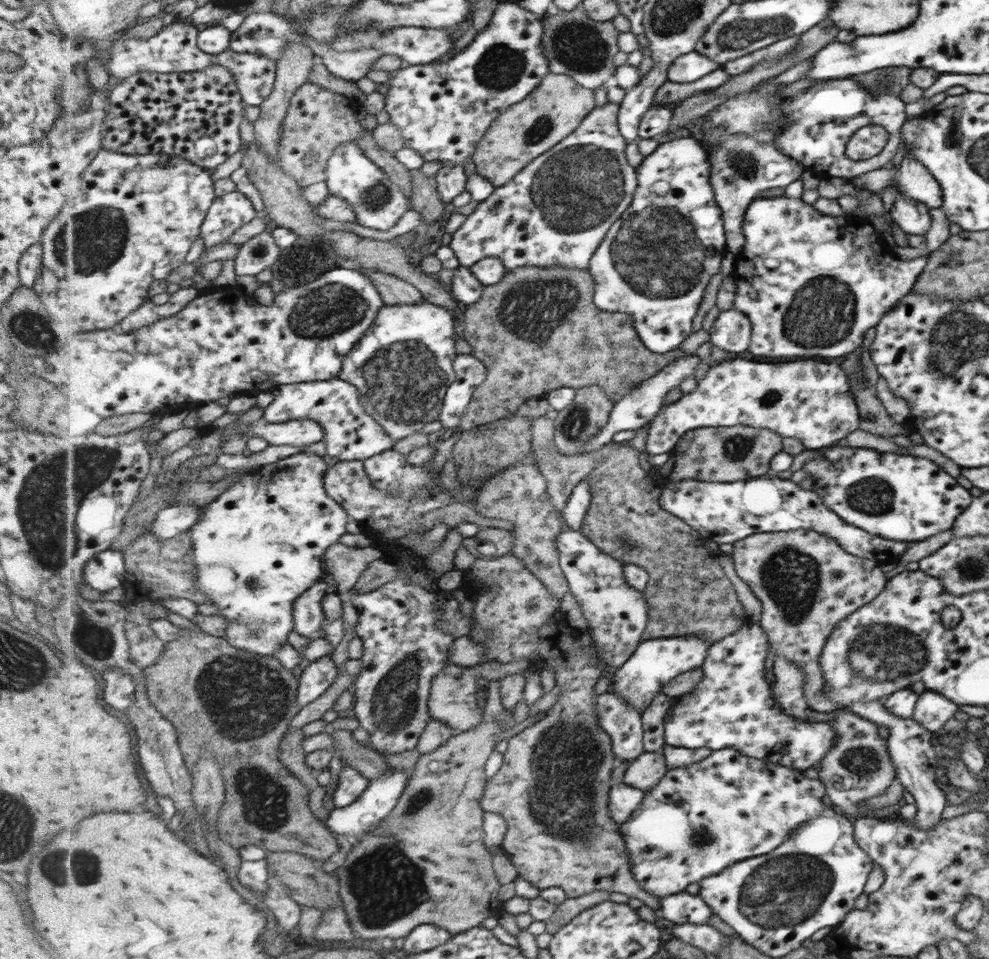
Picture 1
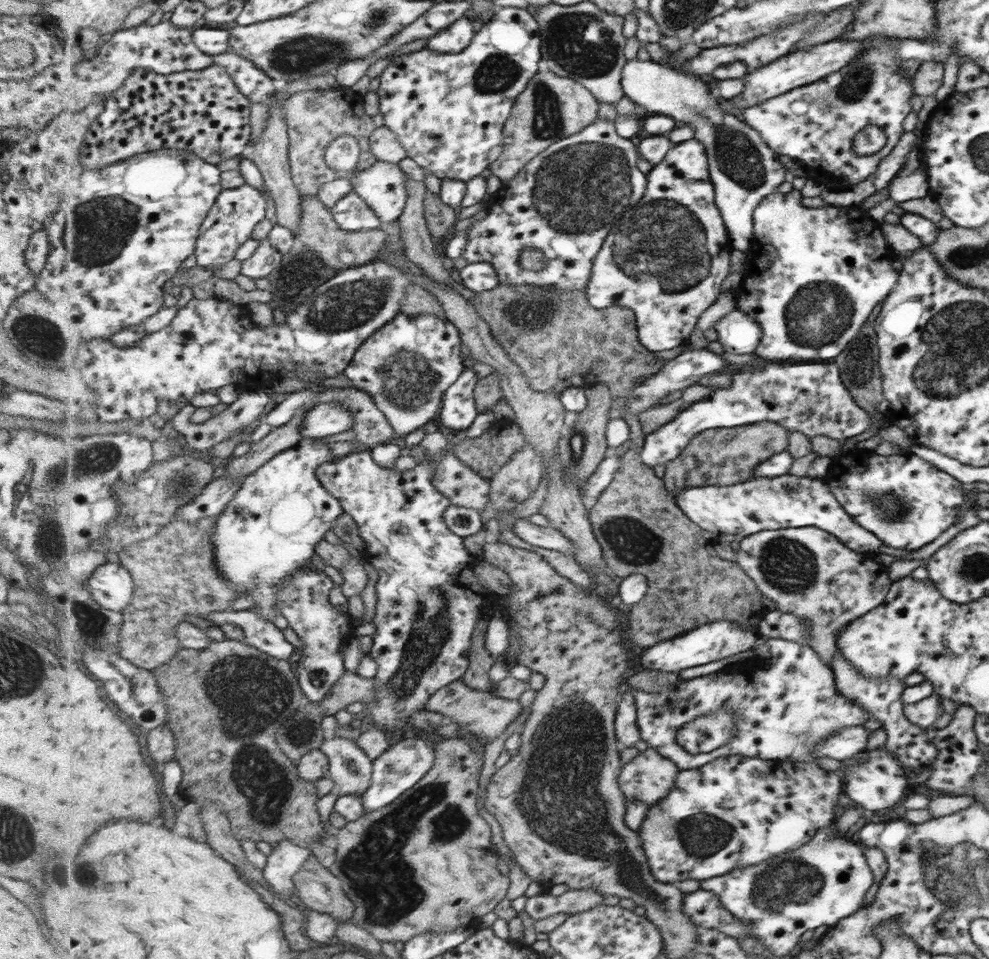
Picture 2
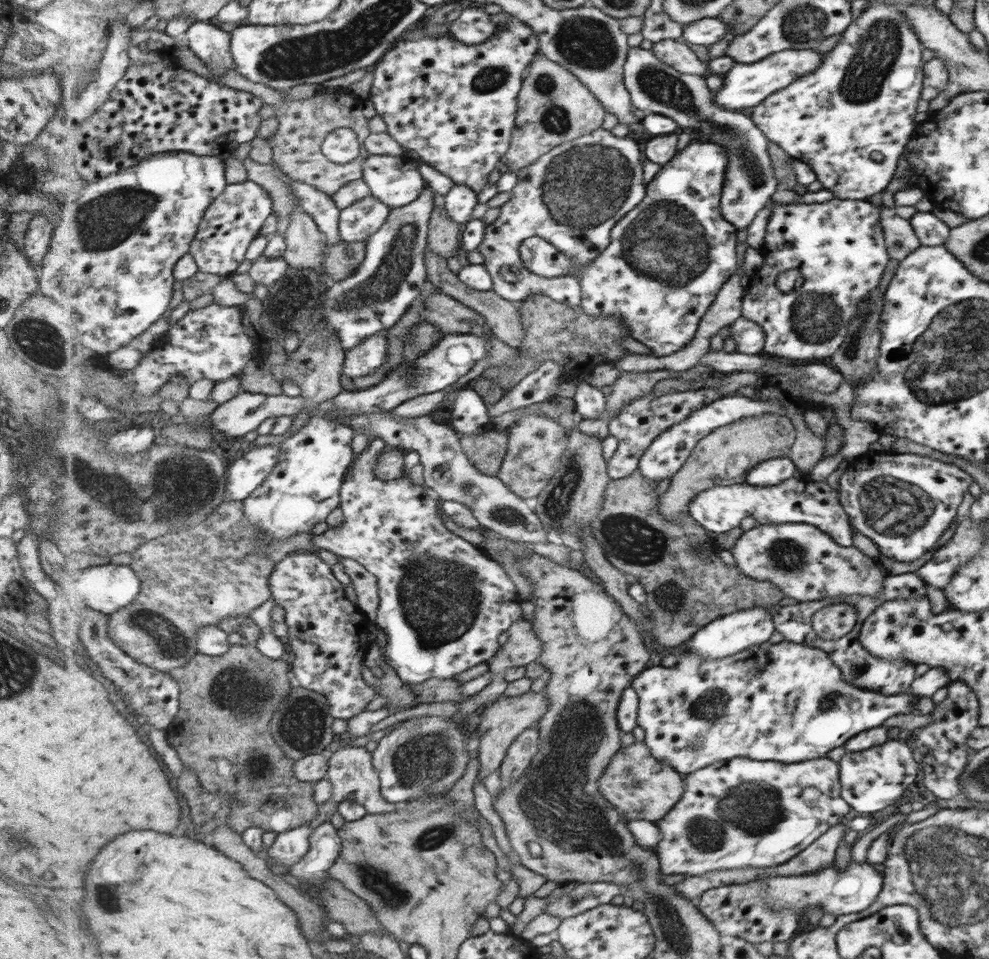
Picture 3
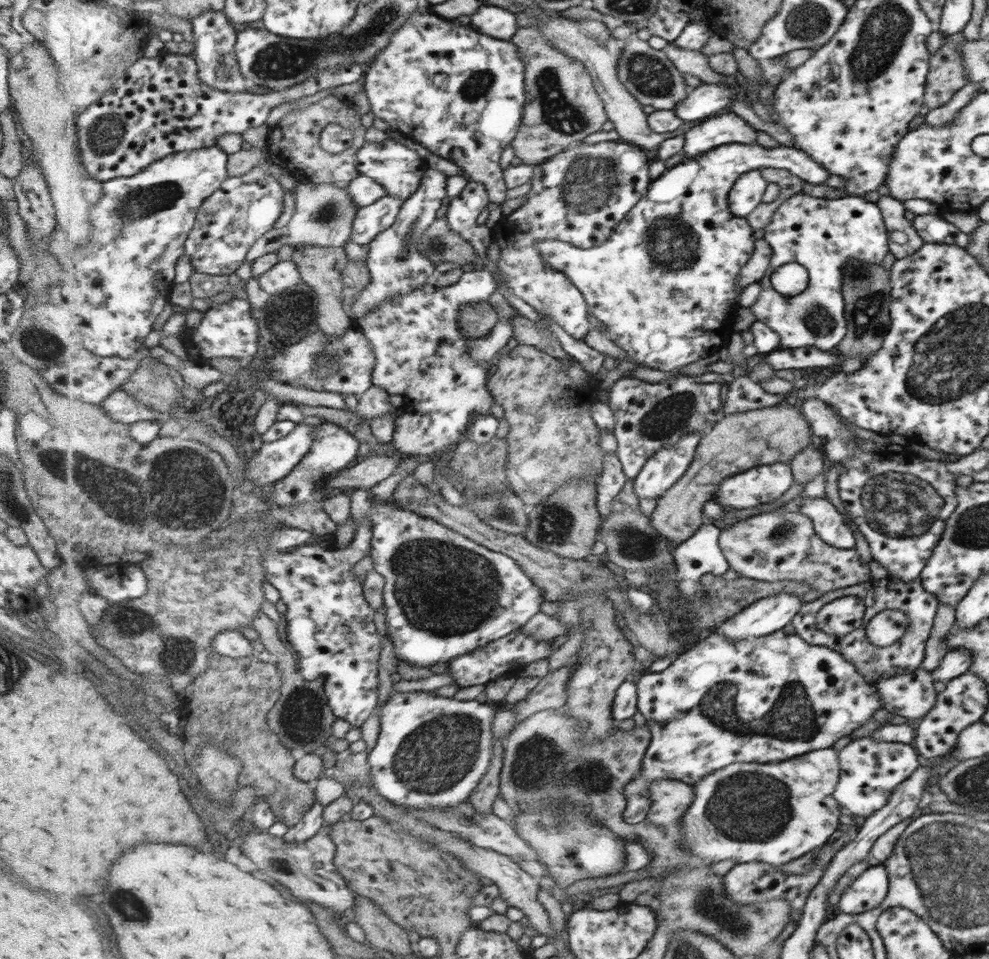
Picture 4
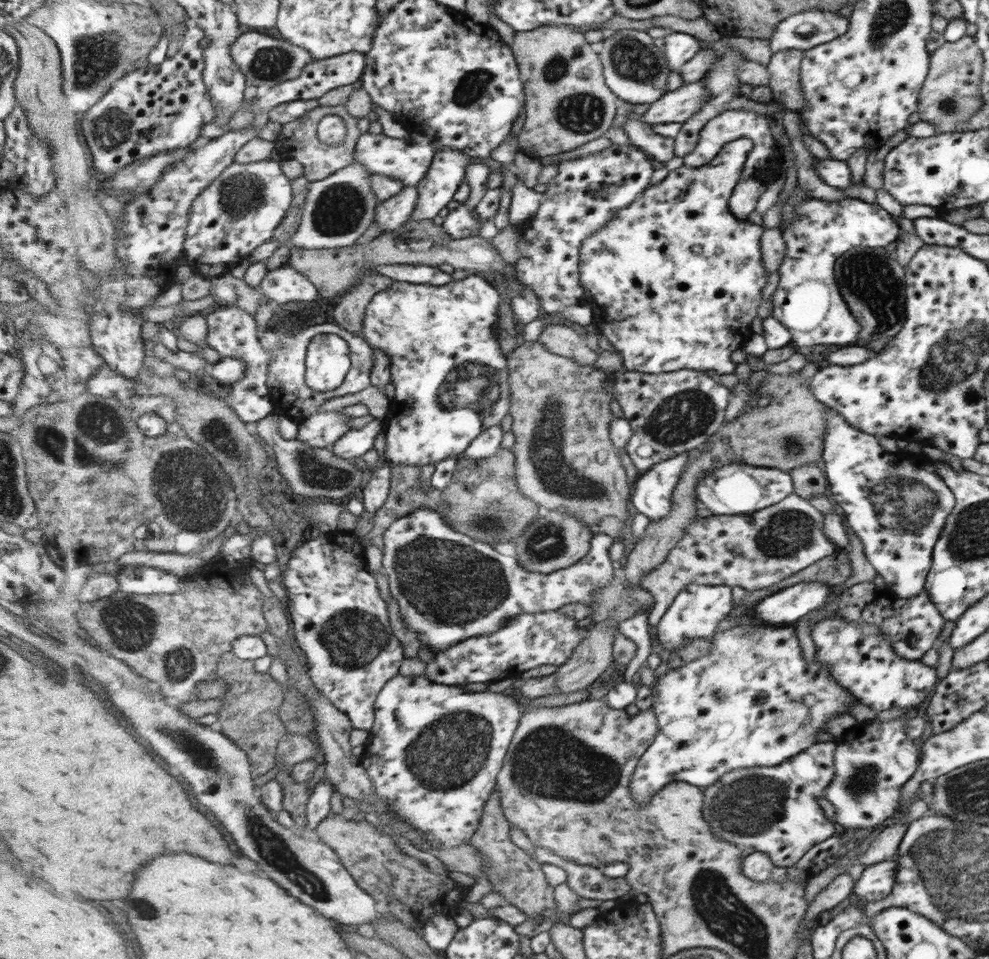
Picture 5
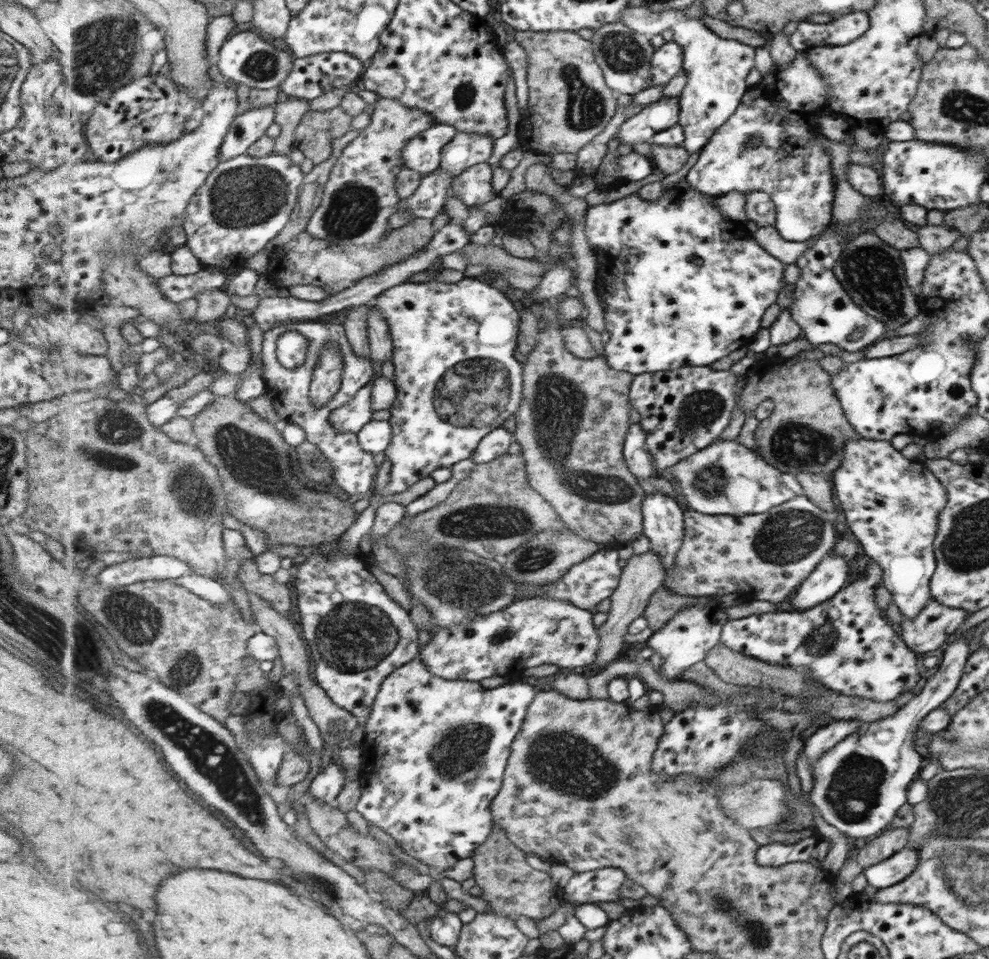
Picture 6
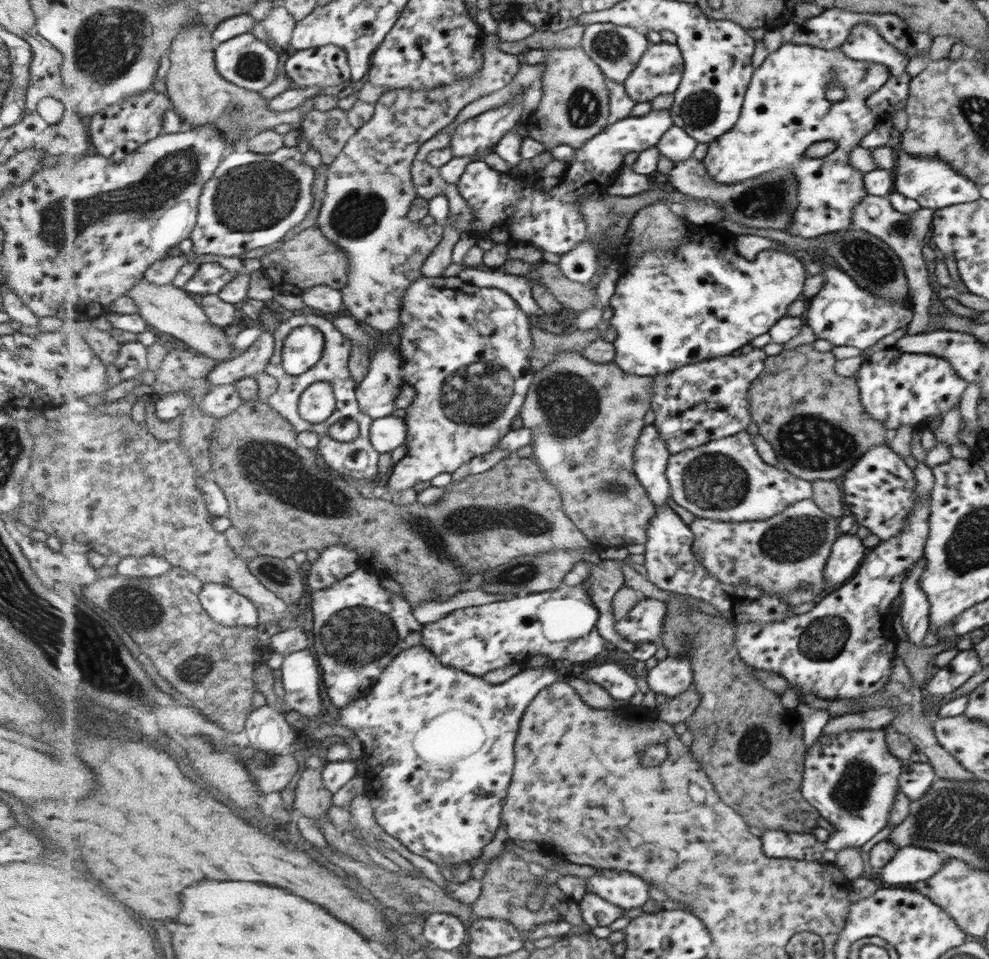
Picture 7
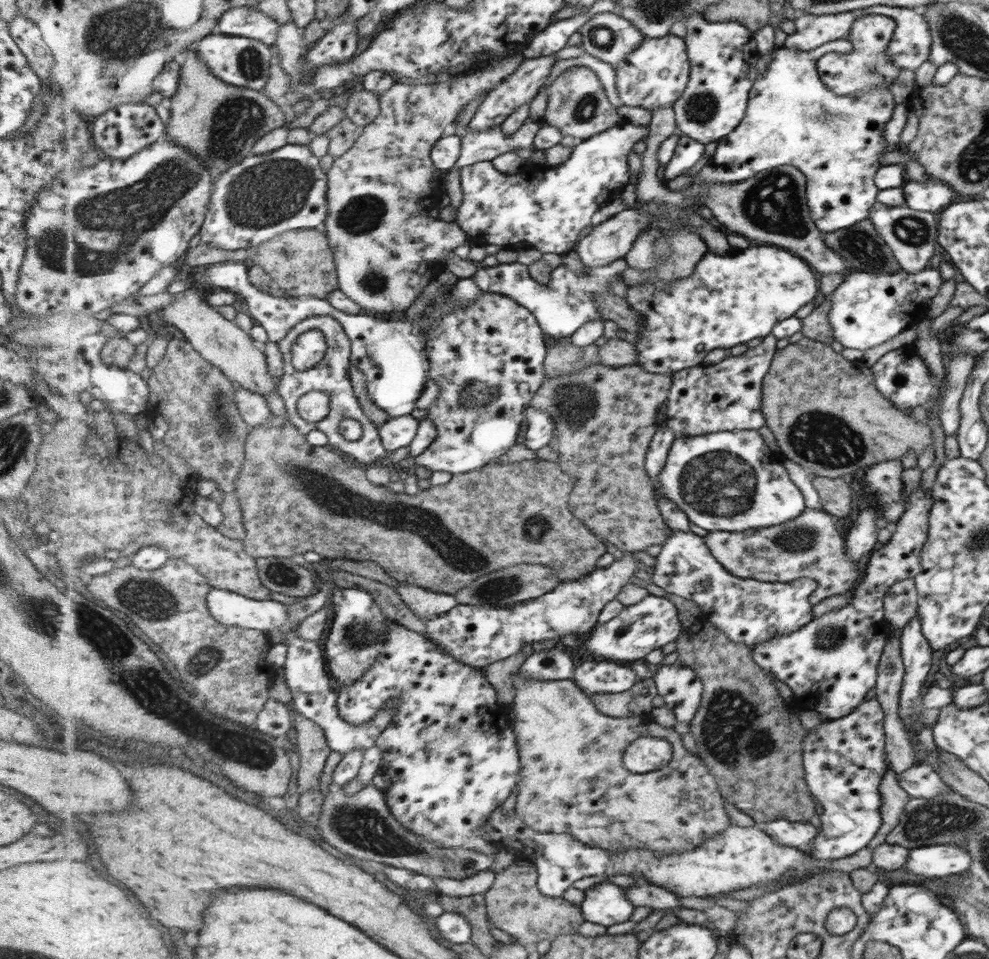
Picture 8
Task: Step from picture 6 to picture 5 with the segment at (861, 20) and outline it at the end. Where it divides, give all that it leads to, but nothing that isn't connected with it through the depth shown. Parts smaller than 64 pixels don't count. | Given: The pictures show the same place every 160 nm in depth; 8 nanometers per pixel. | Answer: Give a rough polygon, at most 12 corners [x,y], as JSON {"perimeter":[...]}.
{"perimeter":[[803,9],[778,22],[771,55],[805,51],[846,31],[837,11]]}

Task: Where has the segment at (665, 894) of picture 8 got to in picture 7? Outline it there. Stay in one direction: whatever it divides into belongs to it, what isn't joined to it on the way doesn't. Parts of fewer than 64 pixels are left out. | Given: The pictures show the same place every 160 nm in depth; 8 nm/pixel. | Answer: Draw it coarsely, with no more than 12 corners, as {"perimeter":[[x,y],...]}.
{"perimeter":[[602,869],[588,878],[621,909],[651,900],[651,885],[628,871]]}

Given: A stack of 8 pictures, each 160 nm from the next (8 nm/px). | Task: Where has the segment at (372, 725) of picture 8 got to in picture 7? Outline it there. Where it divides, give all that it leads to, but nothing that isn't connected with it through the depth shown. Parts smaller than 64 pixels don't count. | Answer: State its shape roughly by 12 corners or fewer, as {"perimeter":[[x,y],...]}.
{"perimeter":[[310,648],[285,657],[291,710],[323,716],[320,662]]}

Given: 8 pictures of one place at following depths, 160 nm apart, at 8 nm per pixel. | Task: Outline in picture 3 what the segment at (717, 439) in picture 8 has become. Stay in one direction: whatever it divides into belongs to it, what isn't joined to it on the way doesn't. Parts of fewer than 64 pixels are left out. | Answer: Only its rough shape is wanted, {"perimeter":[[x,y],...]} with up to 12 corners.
{"perimeter":[[788,457],[759,462],[742,480],[773,487],[791,479],[796,466]]}

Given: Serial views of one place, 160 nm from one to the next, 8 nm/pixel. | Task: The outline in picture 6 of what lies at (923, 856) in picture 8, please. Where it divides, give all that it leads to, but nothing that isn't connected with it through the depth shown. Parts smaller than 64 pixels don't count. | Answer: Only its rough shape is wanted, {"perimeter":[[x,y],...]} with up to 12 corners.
{"perimeter":[[911,846],[863,871],[876,891],[901,883],[919,864]]}

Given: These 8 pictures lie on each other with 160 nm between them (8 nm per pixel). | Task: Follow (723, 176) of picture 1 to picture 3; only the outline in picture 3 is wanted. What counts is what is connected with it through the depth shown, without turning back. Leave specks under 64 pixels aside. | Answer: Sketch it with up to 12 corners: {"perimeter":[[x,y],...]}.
{"perimeter":[[629,50],[637,109],[728,148],[721,206],[737,230],[777,188],[768,137],[719,106],[707,76]]}

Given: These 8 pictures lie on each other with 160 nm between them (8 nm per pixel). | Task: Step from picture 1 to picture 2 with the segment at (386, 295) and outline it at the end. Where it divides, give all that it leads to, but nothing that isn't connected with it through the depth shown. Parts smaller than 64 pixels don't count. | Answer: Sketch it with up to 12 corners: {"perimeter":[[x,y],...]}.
{"perimeter":[[419,284],[407,287],[400,309],[448,320],[443,305]]}

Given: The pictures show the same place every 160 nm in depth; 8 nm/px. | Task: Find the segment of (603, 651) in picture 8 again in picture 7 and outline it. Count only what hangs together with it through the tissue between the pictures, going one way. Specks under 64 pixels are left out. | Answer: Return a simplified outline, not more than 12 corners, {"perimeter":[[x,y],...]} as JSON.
{"perimeter":[[642,598],[617,621],[633,643],[660,644],[665,601]]}

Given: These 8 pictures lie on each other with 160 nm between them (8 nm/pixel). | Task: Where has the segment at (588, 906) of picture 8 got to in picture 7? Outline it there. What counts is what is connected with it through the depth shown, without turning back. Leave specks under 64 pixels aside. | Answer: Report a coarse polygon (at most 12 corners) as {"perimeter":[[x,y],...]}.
{"perimeter":[[585,894],[578,903],[589,927],[607,926],[623,917],[621,907]]}

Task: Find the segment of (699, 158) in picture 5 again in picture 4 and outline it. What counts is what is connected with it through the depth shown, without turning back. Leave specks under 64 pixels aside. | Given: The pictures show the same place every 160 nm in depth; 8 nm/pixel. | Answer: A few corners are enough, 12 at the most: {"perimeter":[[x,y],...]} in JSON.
{"perimeter":[[735,114],[703,120],[683,134],[686,158],[722,144],[755,143],[759,133]]}

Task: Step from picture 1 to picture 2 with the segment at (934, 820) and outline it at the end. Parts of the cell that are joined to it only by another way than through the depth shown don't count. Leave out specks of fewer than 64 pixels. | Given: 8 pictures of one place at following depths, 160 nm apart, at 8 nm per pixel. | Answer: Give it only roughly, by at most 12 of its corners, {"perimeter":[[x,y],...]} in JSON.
{"perimeter":[[837,645],[835,689],[881,722],[883,748],[908,772],[933,762],[925,729],[904,717],[903,680],[863,677]]}

